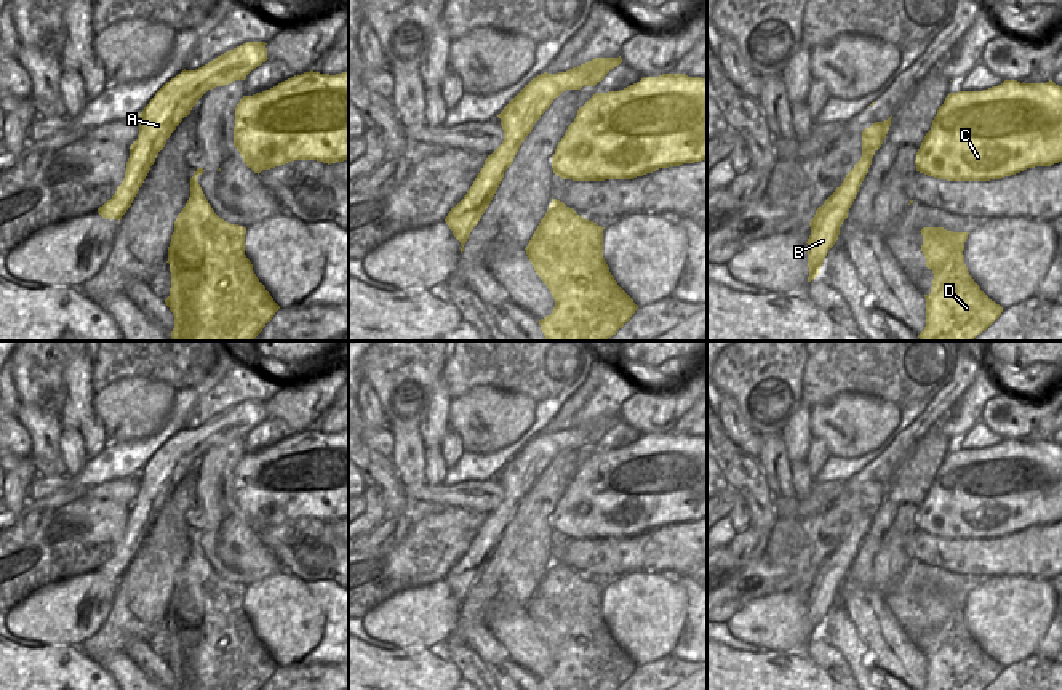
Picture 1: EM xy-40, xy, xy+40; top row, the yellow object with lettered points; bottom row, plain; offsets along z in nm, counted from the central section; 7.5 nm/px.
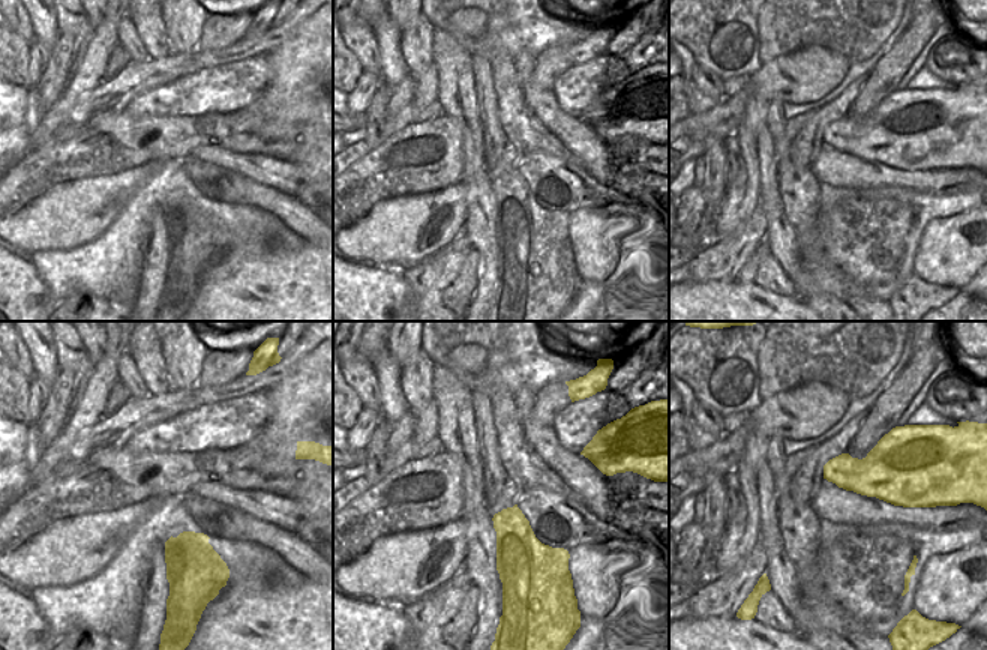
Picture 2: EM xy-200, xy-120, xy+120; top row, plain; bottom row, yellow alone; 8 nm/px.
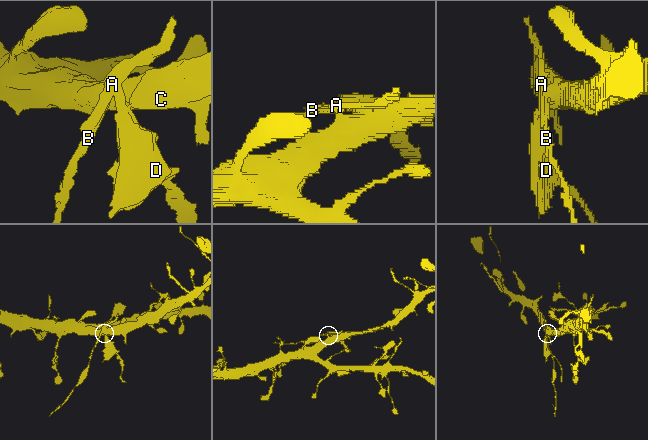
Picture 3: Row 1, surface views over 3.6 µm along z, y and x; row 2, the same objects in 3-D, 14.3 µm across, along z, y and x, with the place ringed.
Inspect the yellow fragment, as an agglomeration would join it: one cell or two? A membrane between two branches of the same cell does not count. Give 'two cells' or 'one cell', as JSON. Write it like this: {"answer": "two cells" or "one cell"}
{"answer": "two cells"}

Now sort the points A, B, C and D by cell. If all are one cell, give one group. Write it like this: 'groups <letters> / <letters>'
groups A B D / C

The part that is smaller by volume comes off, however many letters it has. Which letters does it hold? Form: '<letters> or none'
A, B, D

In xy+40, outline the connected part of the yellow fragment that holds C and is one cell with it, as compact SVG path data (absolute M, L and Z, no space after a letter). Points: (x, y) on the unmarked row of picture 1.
M1004 439L982 450L950 451L916 511L916 530L947 540L990 540L1062 520L1062 445Z

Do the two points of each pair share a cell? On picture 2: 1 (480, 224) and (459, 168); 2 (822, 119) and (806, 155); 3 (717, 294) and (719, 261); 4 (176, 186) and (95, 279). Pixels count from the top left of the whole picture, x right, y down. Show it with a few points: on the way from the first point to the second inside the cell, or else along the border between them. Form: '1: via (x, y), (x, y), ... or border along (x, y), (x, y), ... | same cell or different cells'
1: border along (491, 182), (480, 182), (473, 176), (468, 185) | different cells
2: via (813, 128), (806, 135), (806, 146) | same cell
3: border along (689, 278), (698, 282), (735, 279) | different cells
4: via (149, 200), (132, 216), (117, 252) | same cell

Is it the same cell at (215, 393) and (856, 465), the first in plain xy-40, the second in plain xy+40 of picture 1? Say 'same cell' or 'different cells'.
different cells

